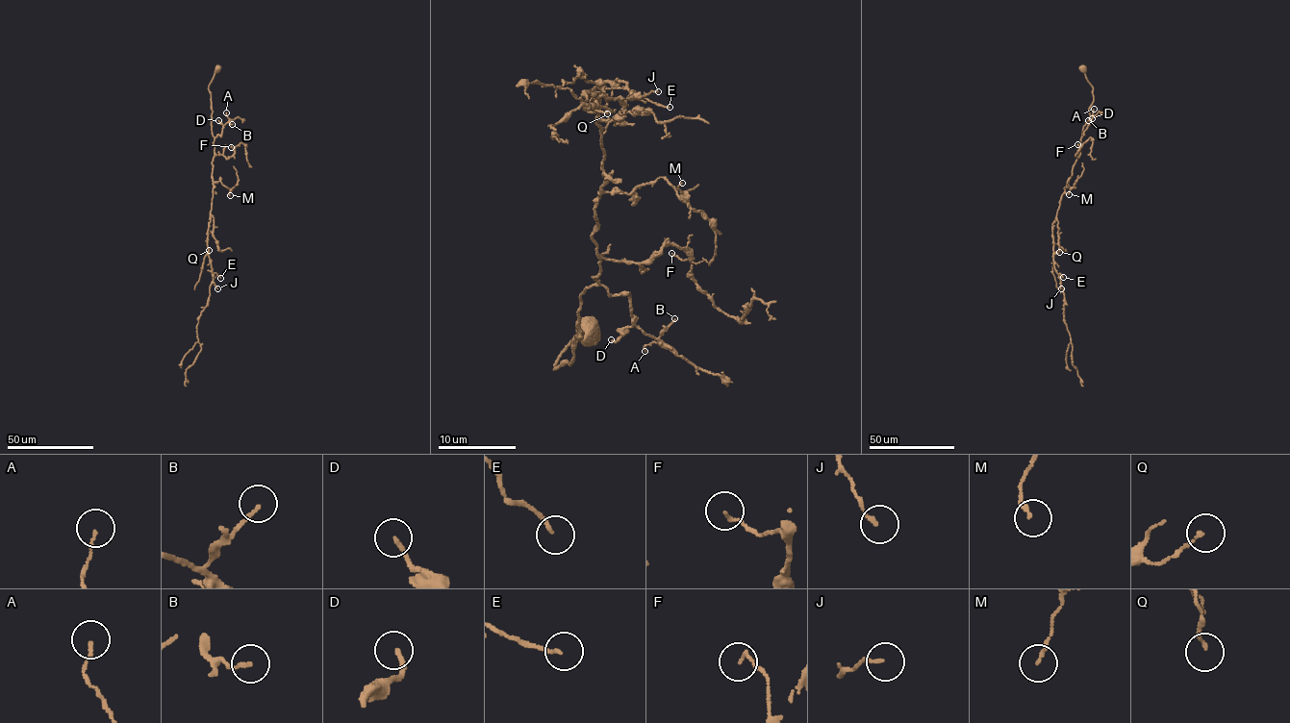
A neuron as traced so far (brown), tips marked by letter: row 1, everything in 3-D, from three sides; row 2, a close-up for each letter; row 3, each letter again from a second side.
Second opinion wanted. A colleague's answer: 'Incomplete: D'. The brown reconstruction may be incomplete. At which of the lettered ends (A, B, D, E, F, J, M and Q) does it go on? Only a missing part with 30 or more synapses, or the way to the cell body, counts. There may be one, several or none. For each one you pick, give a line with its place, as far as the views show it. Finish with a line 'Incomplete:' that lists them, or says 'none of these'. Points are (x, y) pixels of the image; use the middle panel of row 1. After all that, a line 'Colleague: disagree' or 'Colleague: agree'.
D: (611, 339)
Incomplete: D
Colleague: agree

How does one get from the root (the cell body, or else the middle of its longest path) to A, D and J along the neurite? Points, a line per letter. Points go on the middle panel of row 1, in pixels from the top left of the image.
A: (589, 329), (555, 369), (574, 358), (588, 286), (626, 294), (633, 320), (660, 342), (644, 351)
D: (589, 329), (555, 369), (574, 358), (588, 286), (629, 299), (632, 325), (611, 339)
J: (589, 329), (555, 369), (574, 358), (580, 296), (600, 268), (592, 92), (617, 79), (636, 98), (658, 91)

